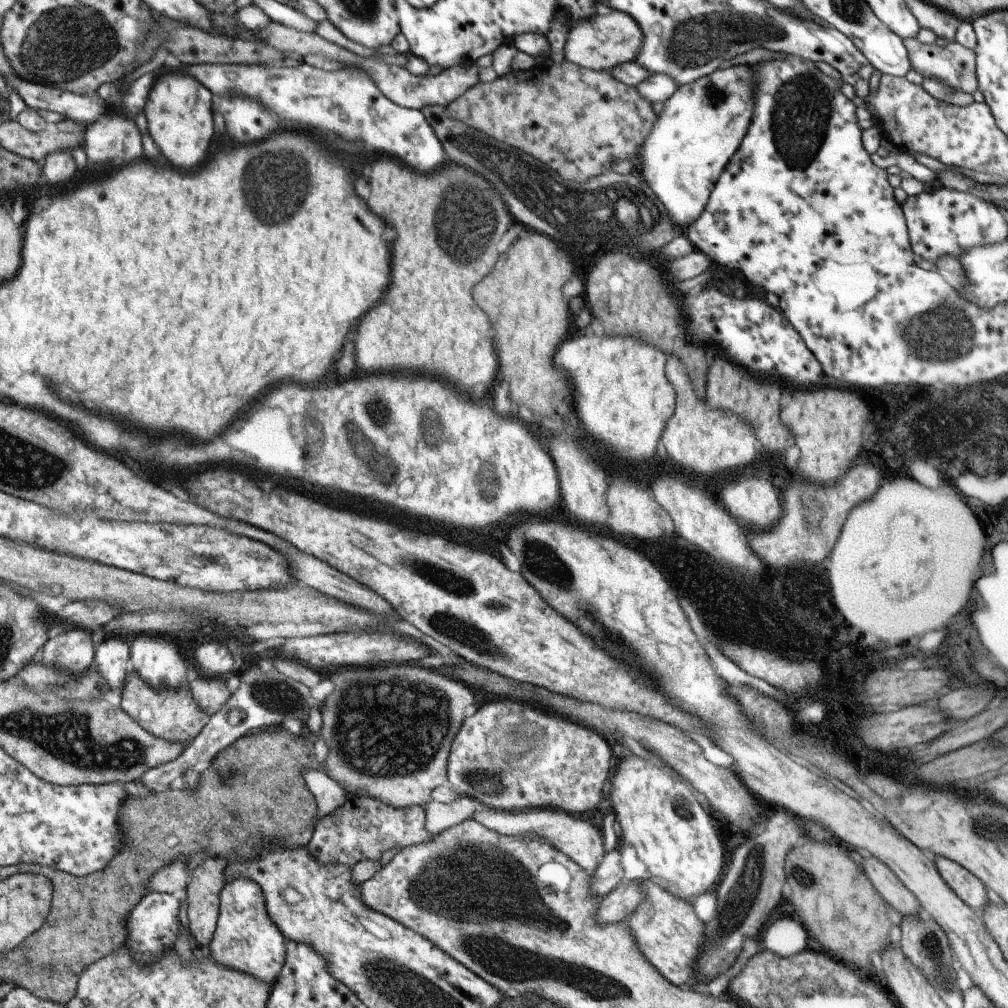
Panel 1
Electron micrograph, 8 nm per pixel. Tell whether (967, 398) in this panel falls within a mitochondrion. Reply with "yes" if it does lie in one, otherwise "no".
no

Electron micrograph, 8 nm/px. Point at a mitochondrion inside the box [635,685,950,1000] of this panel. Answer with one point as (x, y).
(741, 893)

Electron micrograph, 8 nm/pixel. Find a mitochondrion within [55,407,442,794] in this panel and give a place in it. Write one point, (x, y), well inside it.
(275, 695)

